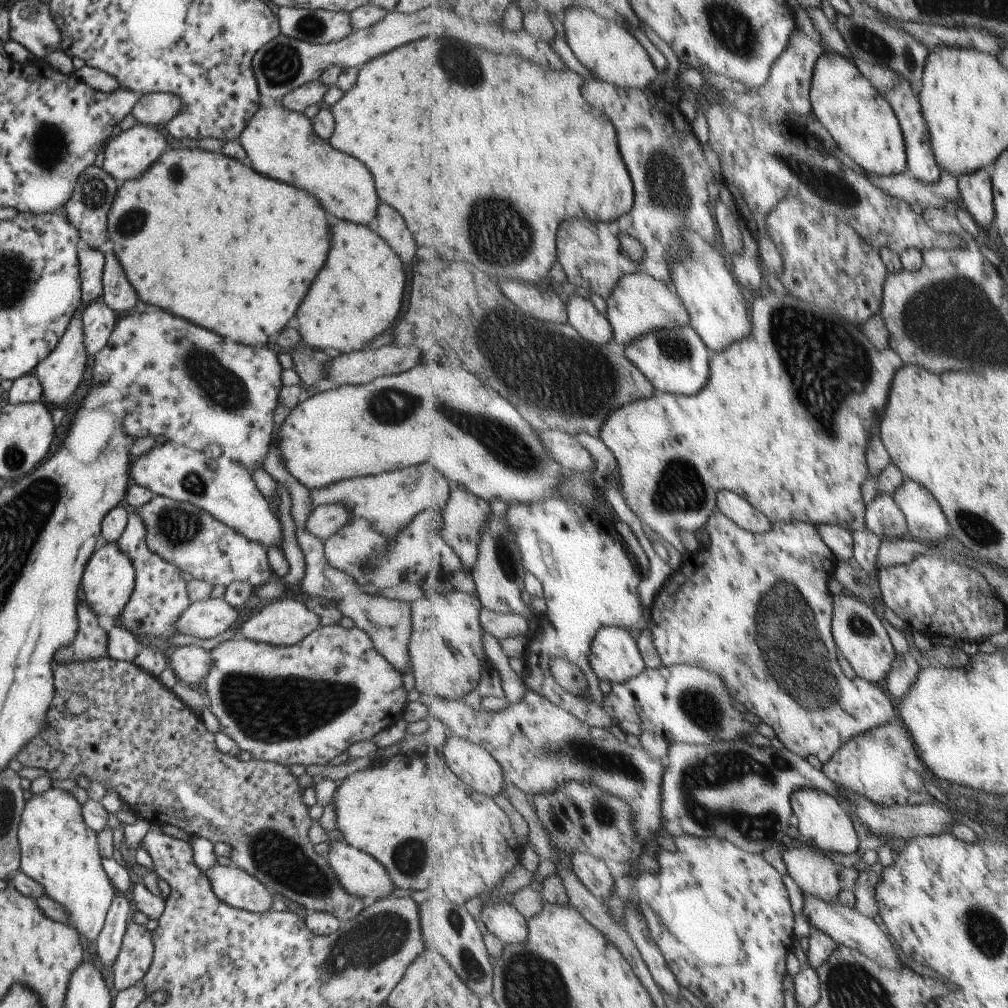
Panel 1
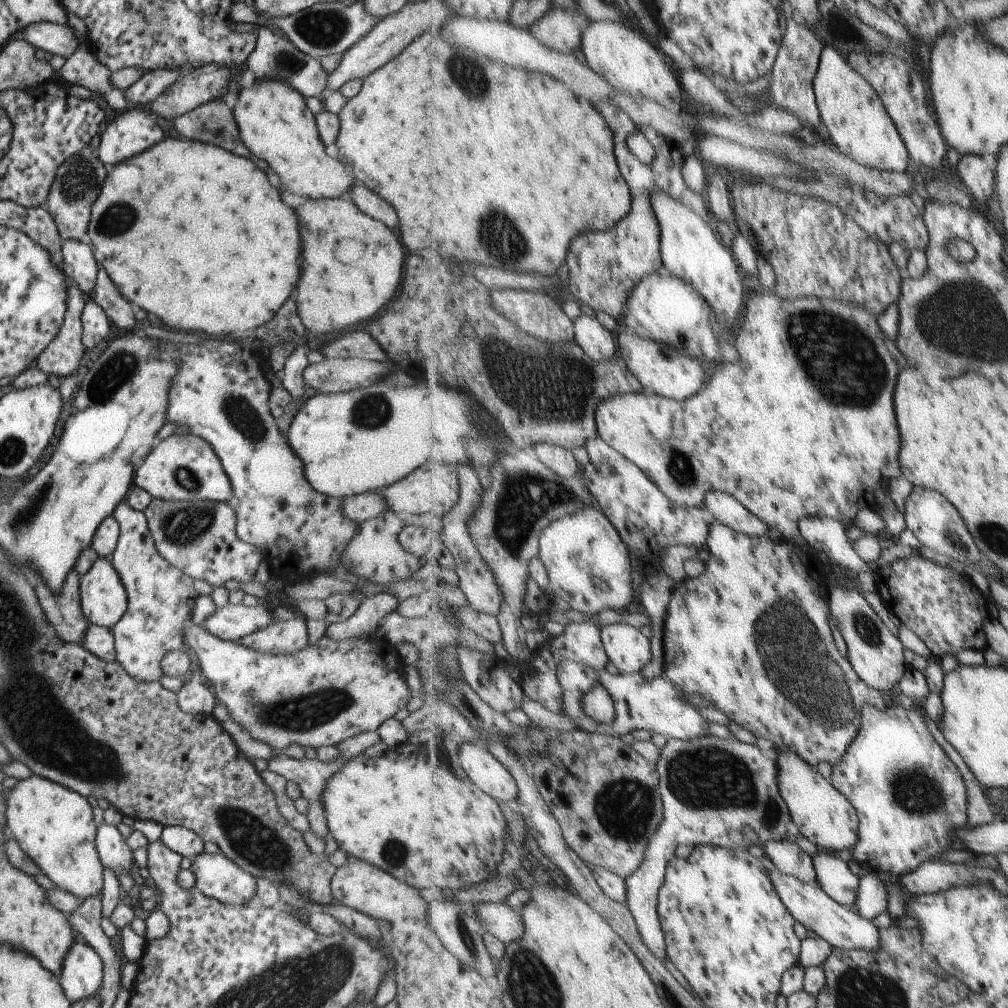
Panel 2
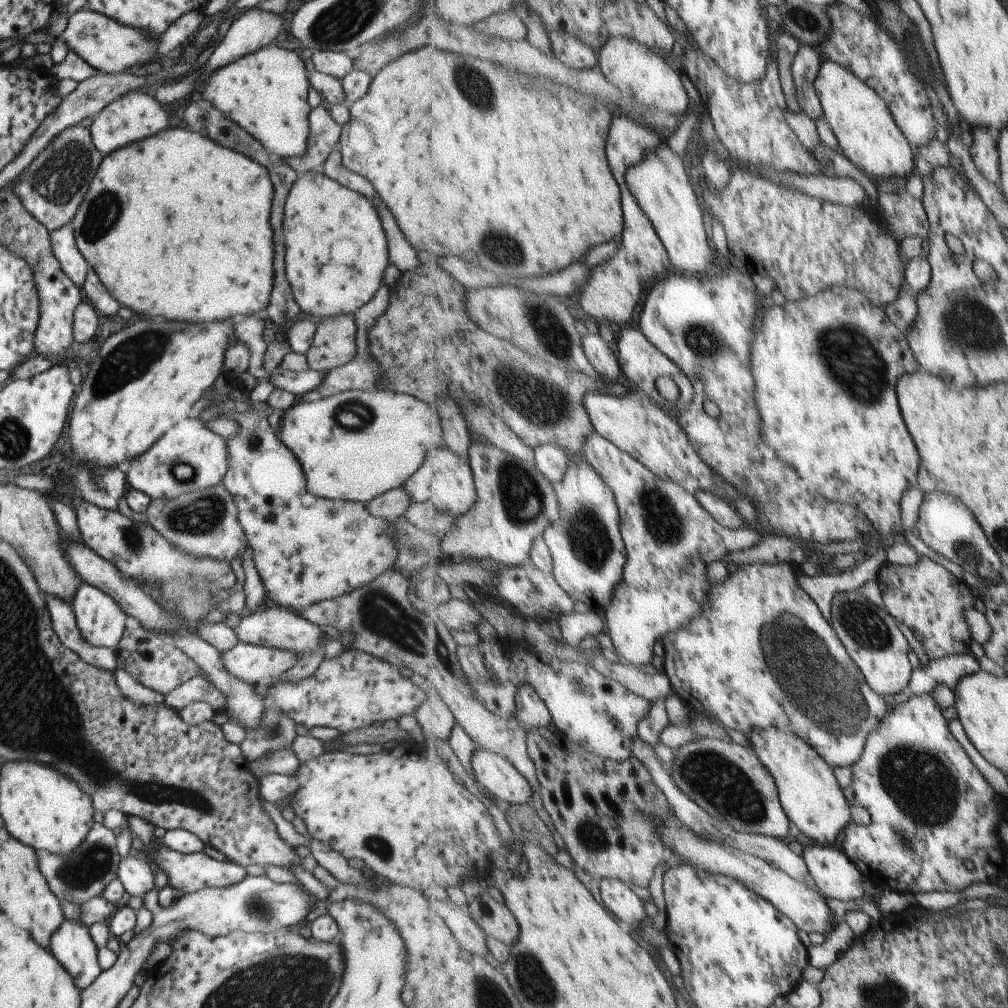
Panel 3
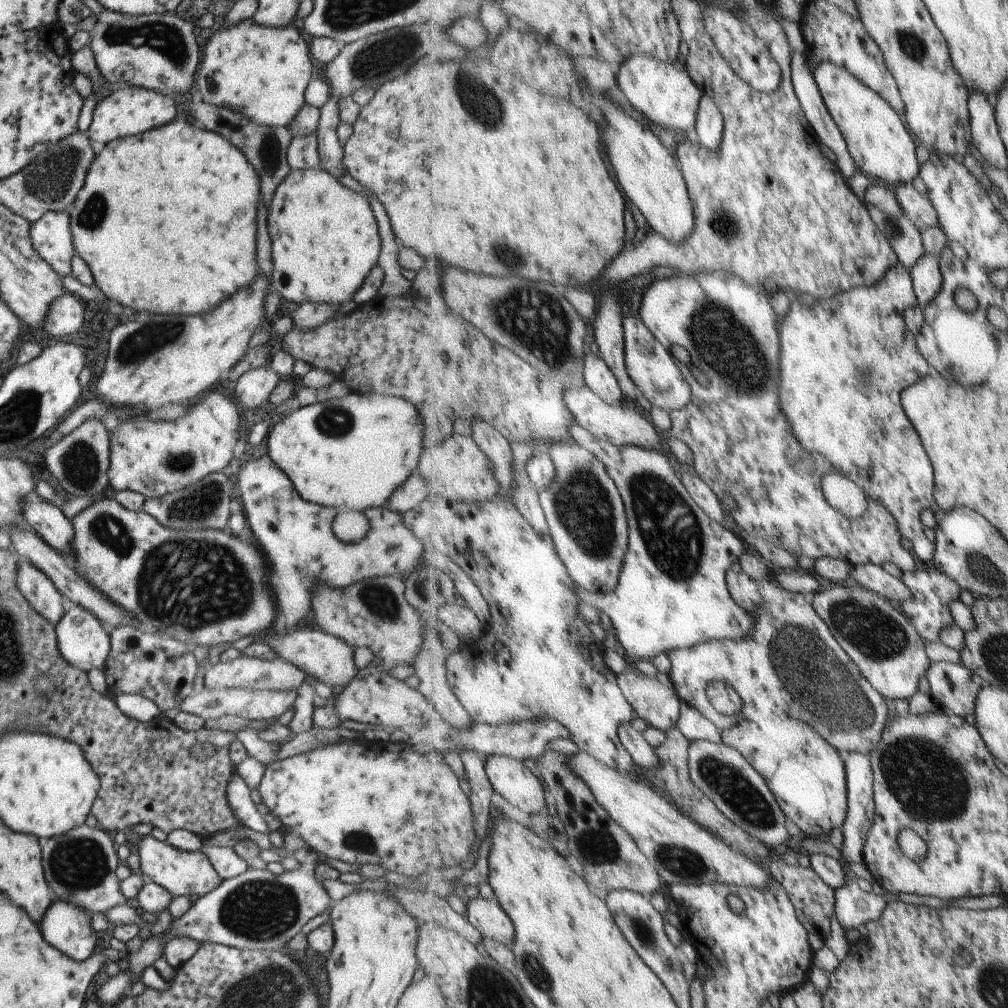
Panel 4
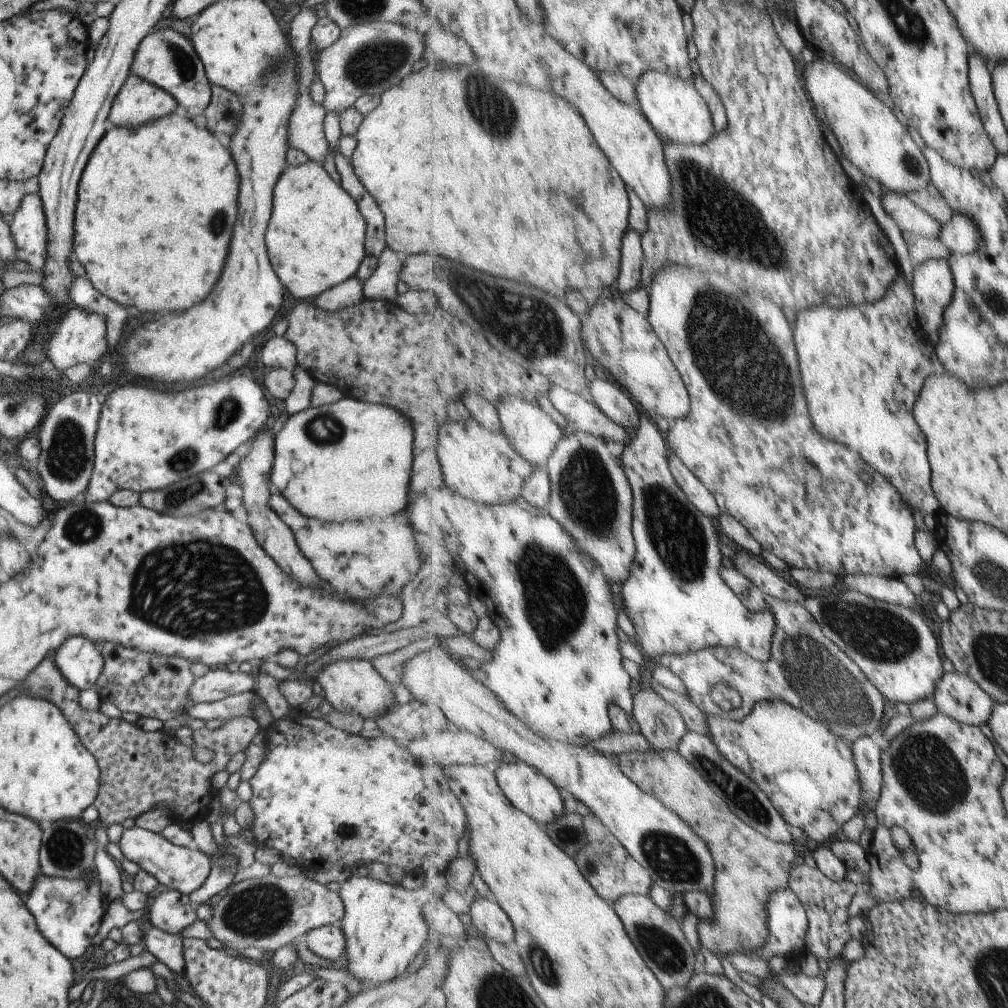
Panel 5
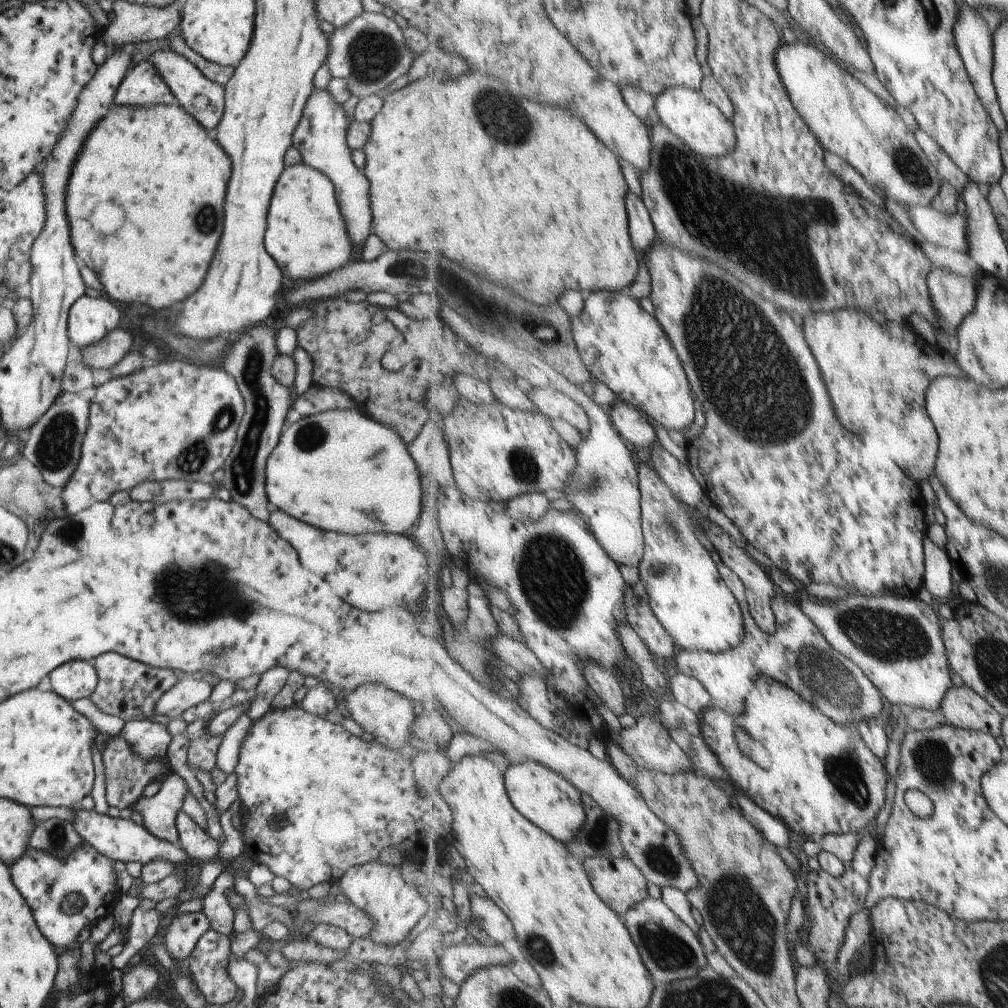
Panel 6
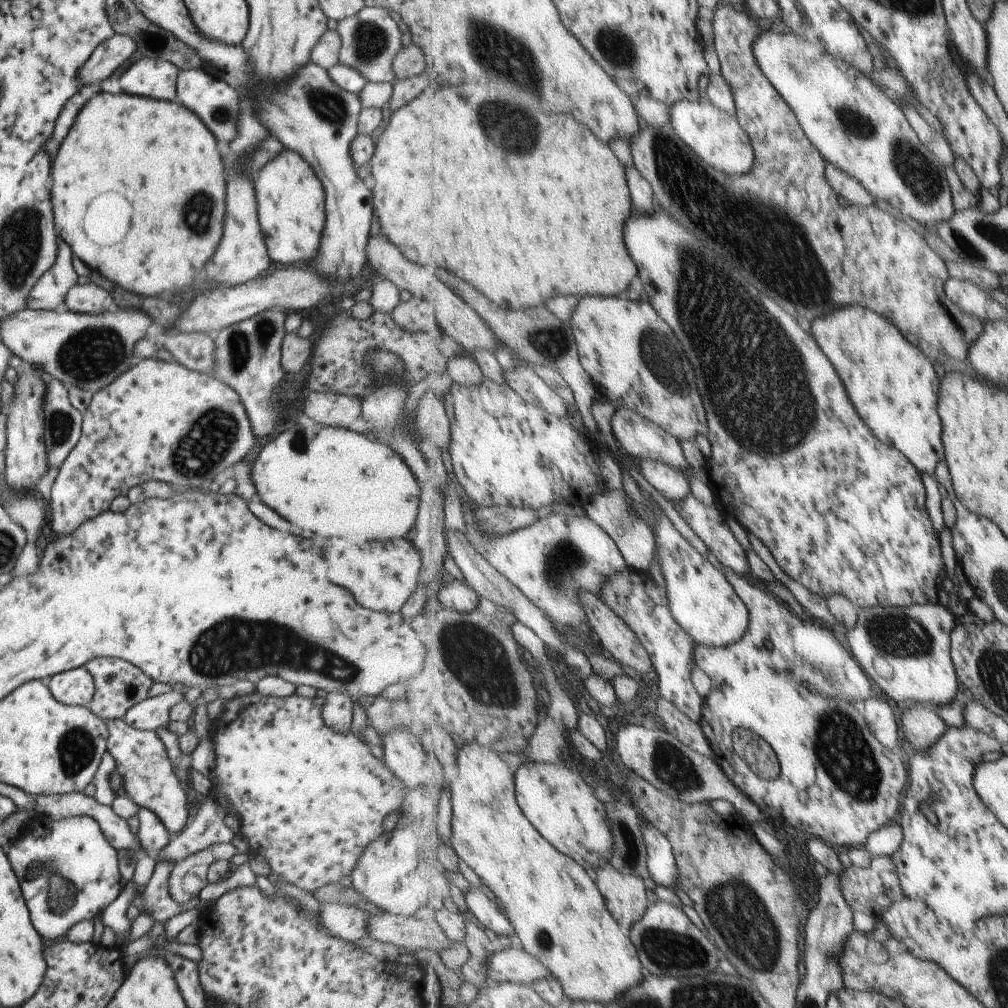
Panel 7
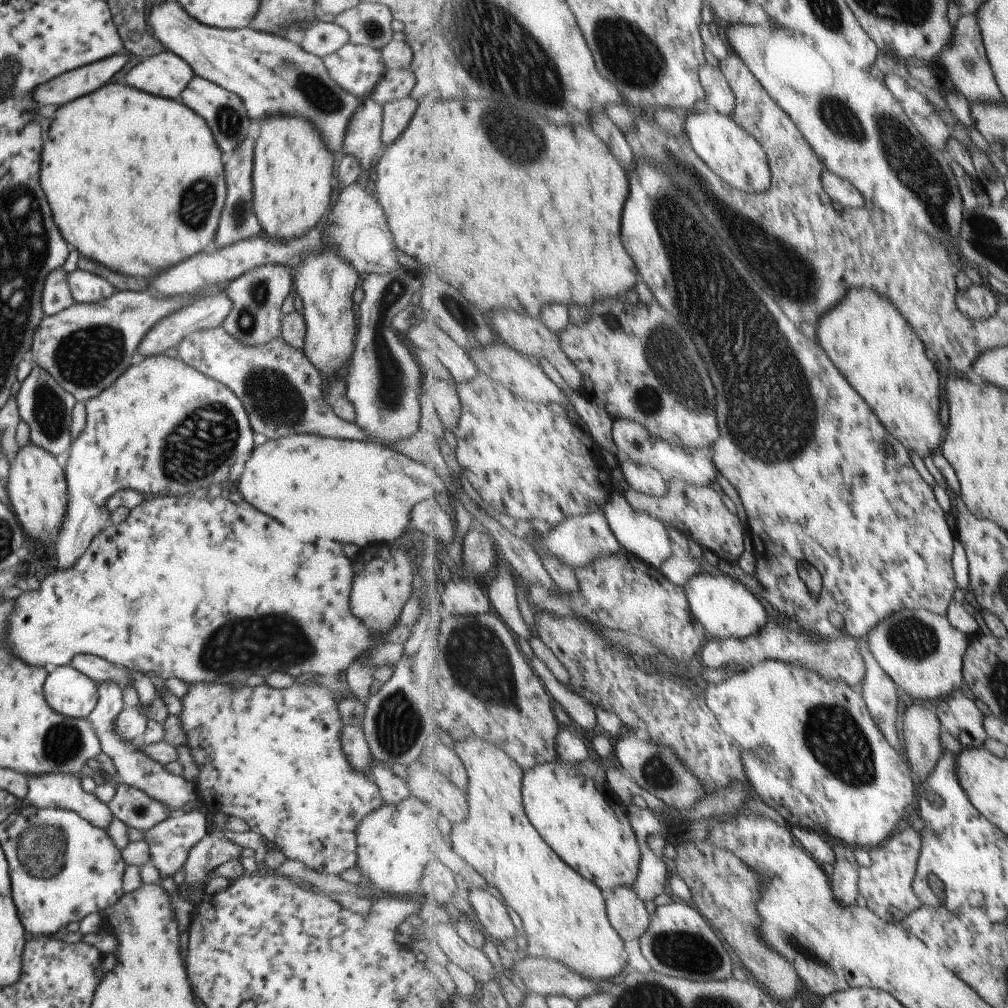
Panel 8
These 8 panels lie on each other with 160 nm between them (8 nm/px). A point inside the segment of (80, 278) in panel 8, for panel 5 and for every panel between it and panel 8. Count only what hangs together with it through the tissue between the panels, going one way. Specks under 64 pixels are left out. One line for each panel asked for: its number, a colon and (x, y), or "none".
5: (80, 337)
6: (89, 319)
7: (89, 298)

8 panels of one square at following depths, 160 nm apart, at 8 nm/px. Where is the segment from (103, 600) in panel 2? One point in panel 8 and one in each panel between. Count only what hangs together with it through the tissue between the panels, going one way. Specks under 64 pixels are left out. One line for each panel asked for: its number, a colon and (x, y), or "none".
3: (97, 615)
4: (82, 642)
5: (79, 661)
6: (76, 679)
7: (75, 687)
8: (67, 692)

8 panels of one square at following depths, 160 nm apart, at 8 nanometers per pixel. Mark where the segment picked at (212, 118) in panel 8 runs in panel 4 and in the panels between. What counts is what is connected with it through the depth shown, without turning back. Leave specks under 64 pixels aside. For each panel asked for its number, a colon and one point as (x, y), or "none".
4: (156, 51)
5: (164, 58)
6: (202, 99)
7: (215, 103)

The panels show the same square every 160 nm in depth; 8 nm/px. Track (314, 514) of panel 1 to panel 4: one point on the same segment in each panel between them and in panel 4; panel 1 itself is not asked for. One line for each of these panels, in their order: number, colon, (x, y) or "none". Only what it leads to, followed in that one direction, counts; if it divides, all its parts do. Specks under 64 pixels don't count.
2: (357, 509)
3: (392, 504)
4: (412, 490)

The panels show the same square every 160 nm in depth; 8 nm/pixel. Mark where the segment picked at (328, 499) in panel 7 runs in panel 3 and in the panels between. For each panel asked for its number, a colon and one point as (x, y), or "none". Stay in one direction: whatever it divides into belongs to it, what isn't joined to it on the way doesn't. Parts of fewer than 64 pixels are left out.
3: (356, 445)
4: (352, 452)
5: (347, 460)
6: (339, 470)

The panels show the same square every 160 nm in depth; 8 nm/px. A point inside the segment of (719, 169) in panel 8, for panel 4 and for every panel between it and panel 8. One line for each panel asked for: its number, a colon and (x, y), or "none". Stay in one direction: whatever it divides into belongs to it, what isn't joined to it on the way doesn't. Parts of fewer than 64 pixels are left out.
4: (664, 91)
5: (676, 108)
6: (697, 121)
7: (718, 138)

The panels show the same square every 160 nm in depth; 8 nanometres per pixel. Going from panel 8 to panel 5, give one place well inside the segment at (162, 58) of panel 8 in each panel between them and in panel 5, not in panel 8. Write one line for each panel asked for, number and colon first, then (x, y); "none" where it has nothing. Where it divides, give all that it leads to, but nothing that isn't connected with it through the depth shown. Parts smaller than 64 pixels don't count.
5: (137, 101)
6: (141, 86)
7: (153, 78)

